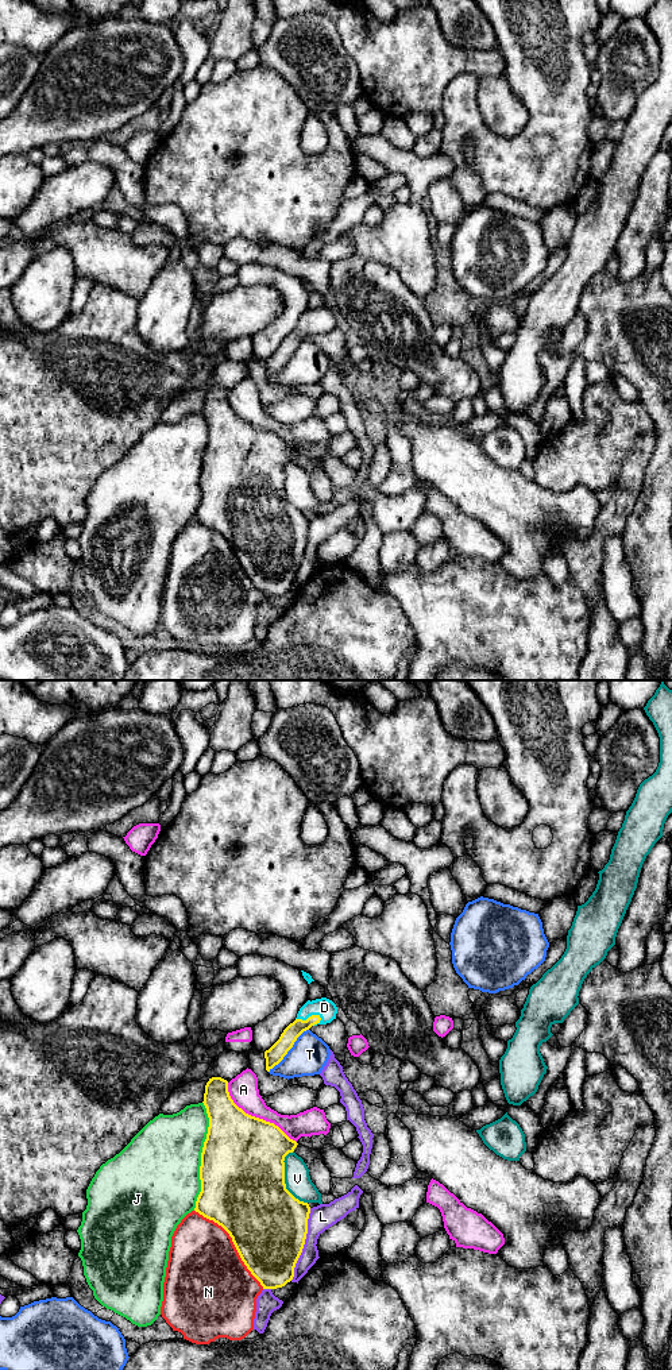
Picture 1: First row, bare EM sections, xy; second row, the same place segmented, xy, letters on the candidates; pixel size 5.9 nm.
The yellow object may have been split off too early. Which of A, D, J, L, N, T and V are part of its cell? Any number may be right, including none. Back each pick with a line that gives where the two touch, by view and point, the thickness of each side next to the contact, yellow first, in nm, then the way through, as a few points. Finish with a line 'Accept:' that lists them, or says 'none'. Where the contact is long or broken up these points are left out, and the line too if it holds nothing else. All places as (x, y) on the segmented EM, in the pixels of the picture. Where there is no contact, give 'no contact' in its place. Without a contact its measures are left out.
D: xy (309, 1017) | 90/120 nm | across xy (290, 1034), (309, 1017), (324, 1007)
Accept: D

